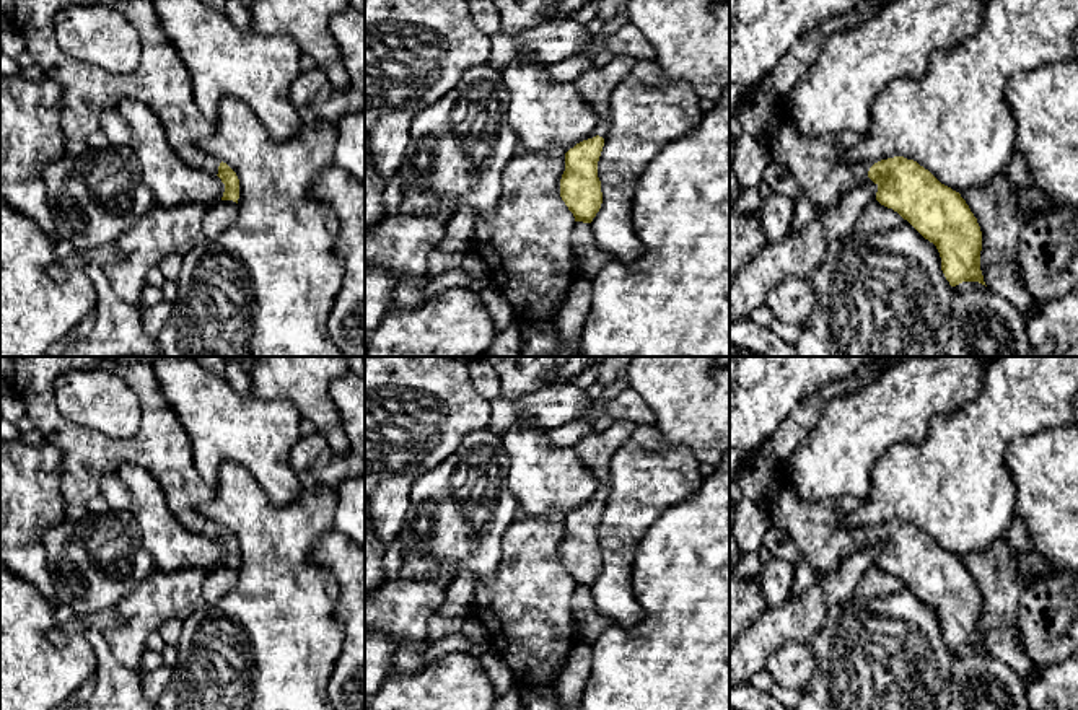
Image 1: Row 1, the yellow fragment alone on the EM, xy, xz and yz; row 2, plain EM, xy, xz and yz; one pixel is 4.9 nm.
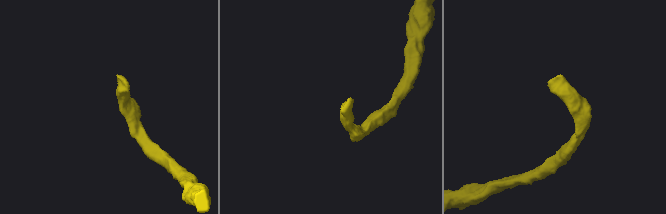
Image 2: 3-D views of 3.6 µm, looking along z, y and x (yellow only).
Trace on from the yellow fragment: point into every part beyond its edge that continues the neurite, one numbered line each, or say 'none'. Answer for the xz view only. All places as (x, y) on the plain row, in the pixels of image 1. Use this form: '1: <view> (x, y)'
1: xz (595, 450)

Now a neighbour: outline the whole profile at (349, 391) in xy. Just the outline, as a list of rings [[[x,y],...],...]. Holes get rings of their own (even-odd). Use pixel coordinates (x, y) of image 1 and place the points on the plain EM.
[[[348,371],[329,386],[350,451],[365,458],[365,376]]]

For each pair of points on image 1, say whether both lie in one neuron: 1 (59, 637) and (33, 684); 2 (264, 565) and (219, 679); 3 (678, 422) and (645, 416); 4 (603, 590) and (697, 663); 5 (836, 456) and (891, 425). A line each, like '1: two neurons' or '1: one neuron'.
1: two neurons
2: one neuron
3: two neurons
4: two neurons
5: one neuron

